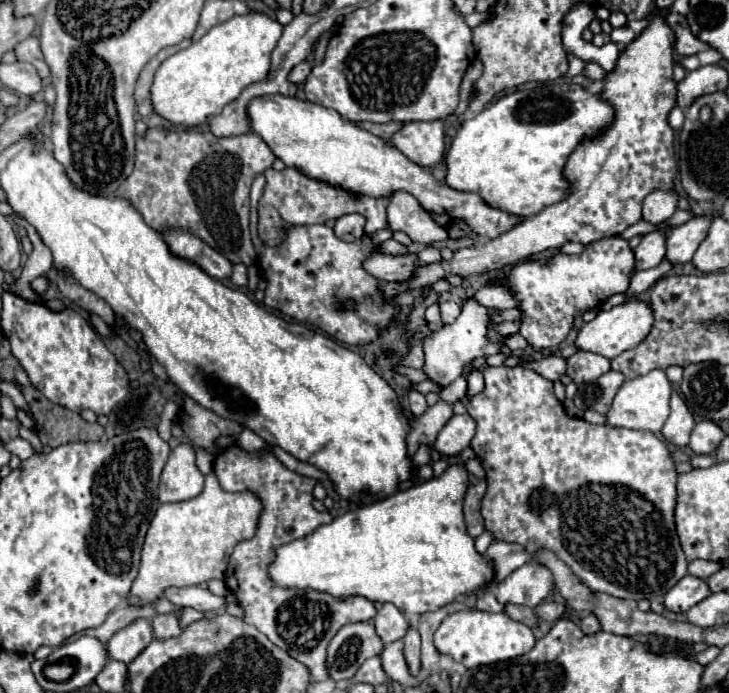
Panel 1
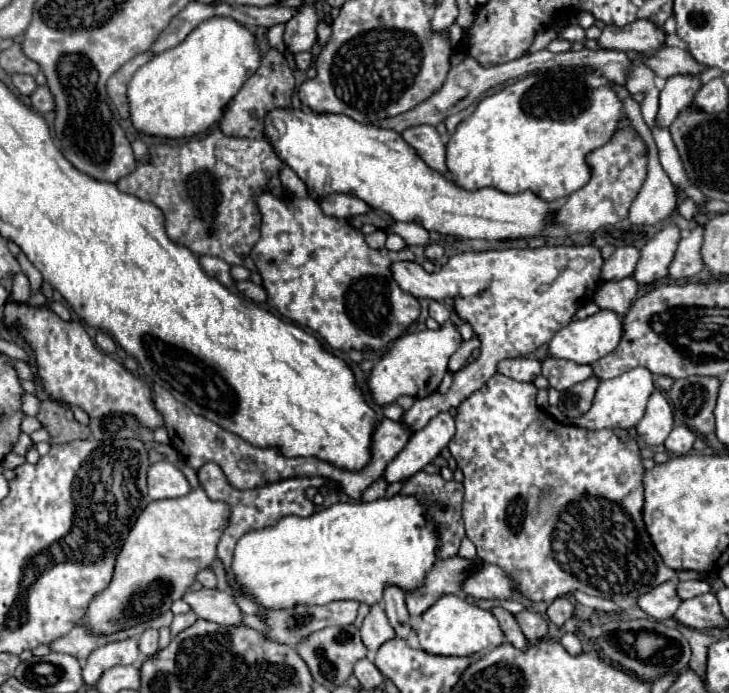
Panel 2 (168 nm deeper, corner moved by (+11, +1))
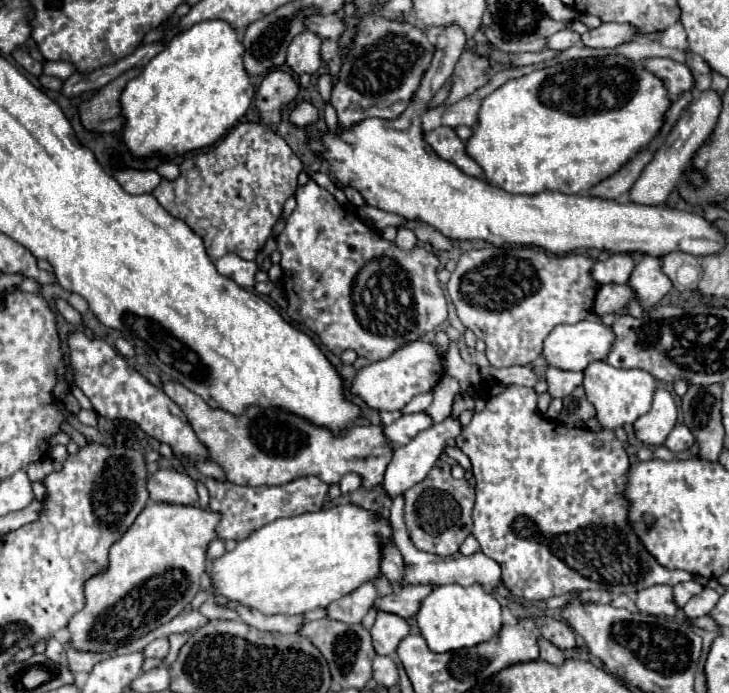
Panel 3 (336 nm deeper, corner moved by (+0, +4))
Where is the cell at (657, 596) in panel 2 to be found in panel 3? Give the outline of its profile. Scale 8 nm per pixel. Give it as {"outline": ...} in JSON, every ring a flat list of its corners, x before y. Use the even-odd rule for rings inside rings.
{"outline":[[667,584,641,590,637,594,635,604,641,612,655,614,655,616,675,616,679,610,679,606,673,600,673,588]]}

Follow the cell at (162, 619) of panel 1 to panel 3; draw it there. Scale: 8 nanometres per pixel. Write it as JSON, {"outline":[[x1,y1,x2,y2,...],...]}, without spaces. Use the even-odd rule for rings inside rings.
{"outline":[[159,638,159,640,151,642,151,644,147,644,147,646,145,646,145,650,143,650,143,654,145,654,147,658,149,658,149,656,165,658,165,656,167,656,167,652,169,652,169,640,167,640,167,638]]}

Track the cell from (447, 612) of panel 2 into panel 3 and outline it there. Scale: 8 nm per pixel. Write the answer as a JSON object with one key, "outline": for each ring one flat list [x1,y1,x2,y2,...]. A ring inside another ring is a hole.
{"outline":[[447,584,437,586,421,604,417,612,417,624,427,640,427,646,433,652,449,652,459,648,477,646,481,642,489,642,495,638,501,628,501,604,479,584,475,586,459,586,459,584]]}

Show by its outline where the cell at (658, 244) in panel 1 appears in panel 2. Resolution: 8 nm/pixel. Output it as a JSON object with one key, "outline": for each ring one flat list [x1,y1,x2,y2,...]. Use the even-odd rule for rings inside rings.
{"outline":[[620,245,616,251,604,261,600,269,602,281,620,281,624,277,630,277,636,263,638,263,638,249,634,245]]}

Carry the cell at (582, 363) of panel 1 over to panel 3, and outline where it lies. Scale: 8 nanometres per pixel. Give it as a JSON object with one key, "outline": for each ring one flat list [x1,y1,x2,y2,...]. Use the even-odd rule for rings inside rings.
{"outline":[[549,366,547,374,545,374,547,382,549,382,549,394,553,398,565,398,567,394,571,394,577,386,583,384,585,374,583,372,573,372,573,370,559,370]]}

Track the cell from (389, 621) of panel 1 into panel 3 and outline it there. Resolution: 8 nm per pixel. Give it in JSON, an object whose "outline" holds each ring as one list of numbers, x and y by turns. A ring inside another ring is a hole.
{"outline":[[379,612,377,620,371,628,375,652,385,654,385,656,393,656,395,650,397,650,397,644,407,634,409,634,407,620,399,618,397,614,391,614,391,612]]}

